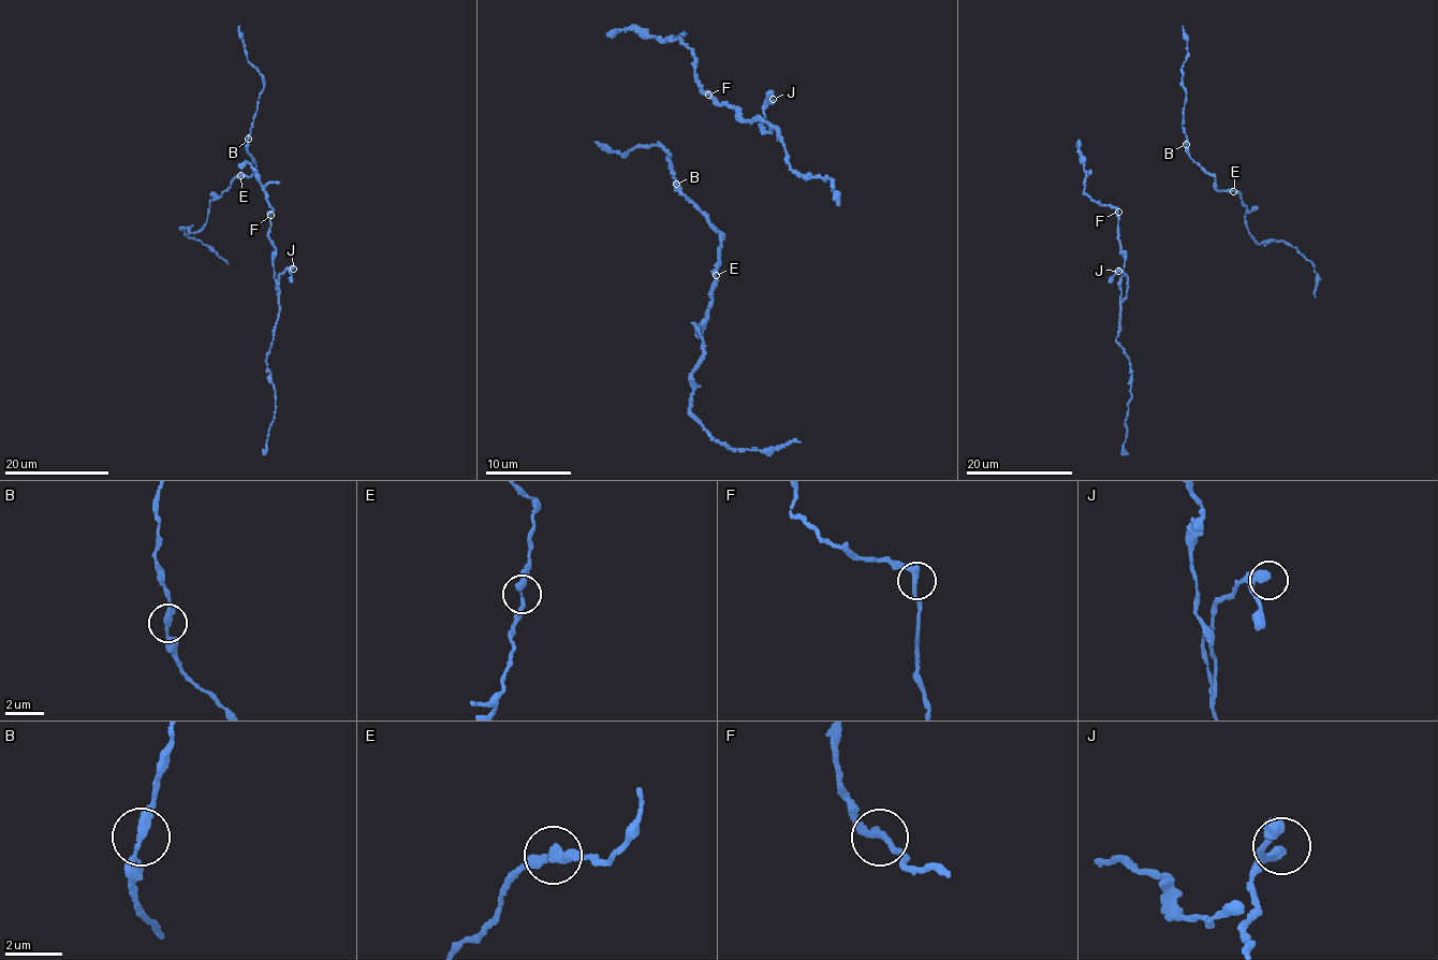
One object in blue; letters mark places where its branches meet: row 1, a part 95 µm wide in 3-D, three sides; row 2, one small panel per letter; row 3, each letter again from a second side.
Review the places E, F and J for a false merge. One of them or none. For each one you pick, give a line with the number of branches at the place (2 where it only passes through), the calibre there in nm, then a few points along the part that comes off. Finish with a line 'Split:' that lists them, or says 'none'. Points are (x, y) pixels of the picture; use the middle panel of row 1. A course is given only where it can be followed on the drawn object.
Split: none

